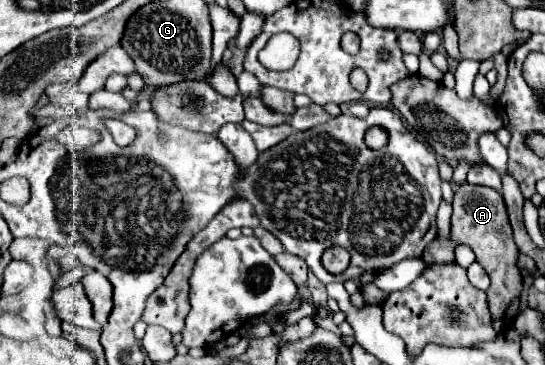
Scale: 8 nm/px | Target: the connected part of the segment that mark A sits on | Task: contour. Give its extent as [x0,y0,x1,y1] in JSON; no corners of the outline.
[422,184,522,318]

